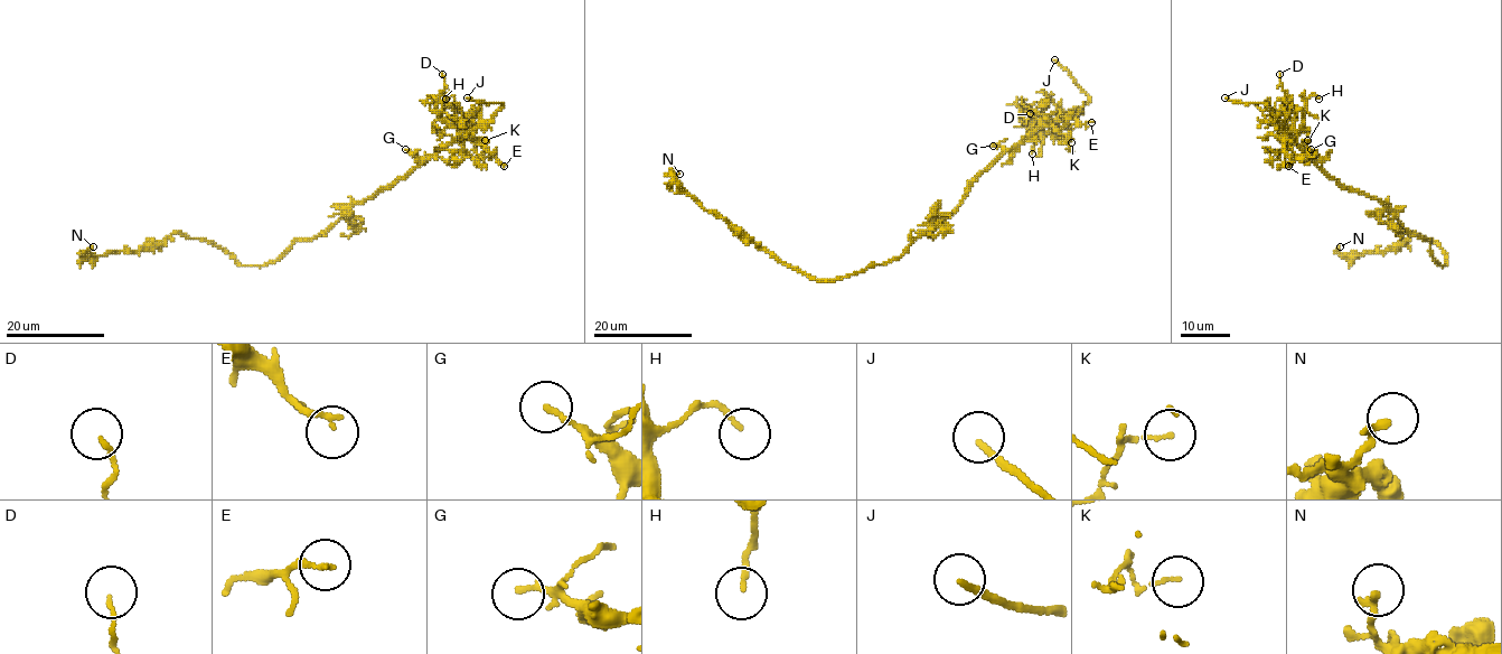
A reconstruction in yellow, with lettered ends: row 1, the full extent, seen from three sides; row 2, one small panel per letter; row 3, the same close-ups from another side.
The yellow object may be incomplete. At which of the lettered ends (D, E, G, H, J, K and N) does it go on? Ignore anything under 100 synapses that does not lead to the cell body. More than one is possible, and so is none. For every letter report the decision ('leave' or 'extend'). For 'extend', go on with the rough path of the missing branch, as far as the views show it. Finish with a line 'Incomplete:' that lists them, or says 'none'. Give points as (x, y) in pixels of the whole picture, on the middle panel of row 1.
D: leave
E: leave
G: leave
H: leave
J: extend
K: leave
N: leave
Incomplete: J

